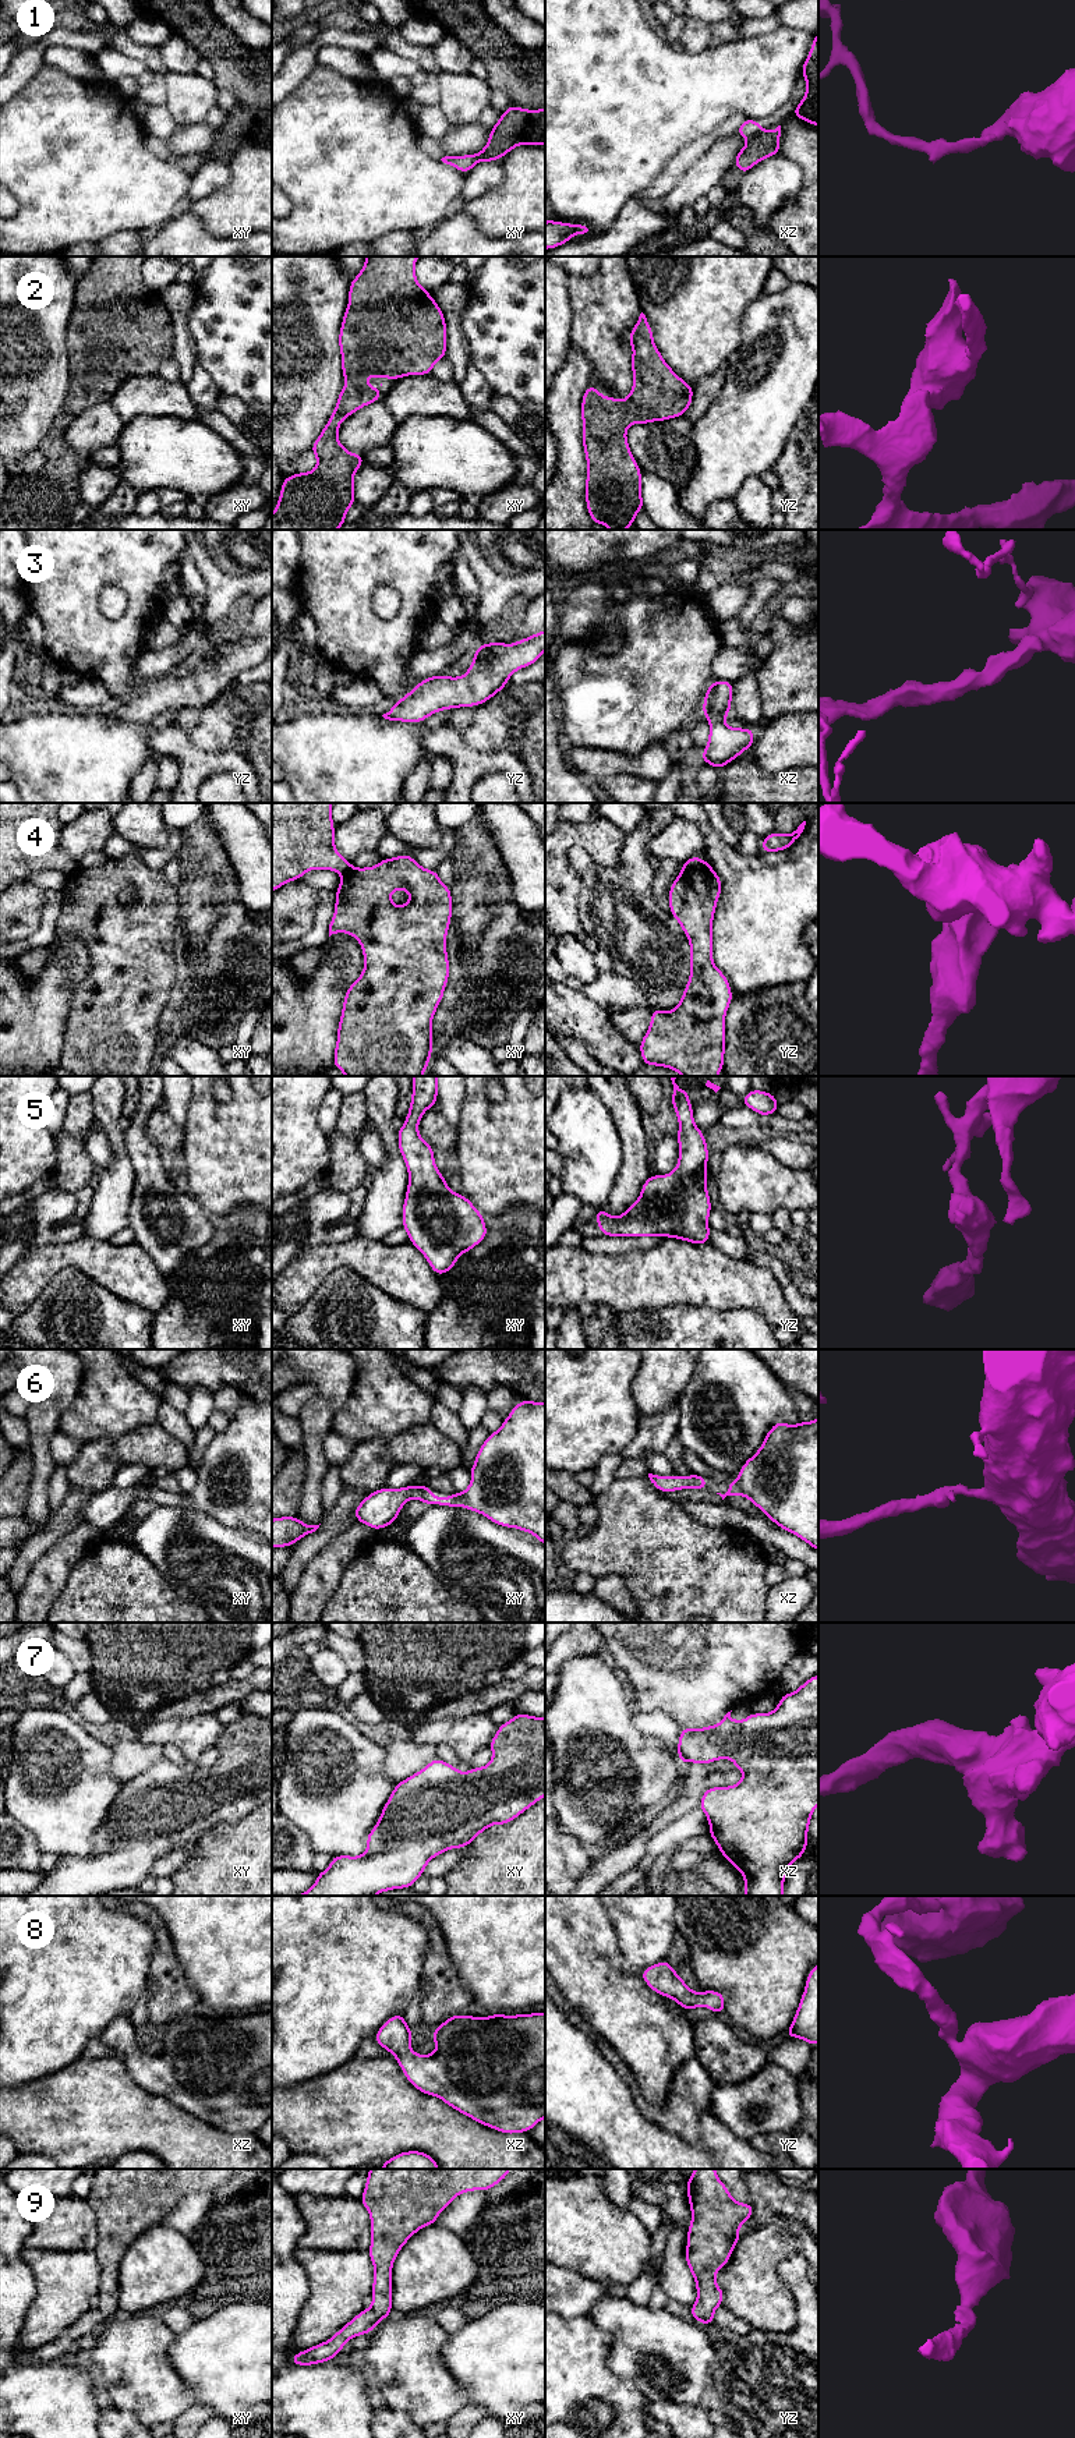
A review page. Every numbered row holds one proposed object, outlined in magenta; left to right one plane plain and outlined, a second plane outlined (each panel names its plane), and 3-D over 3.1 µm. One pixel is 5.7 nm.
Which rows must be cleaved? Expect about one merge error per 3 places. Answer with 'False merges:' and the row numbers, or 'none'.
False merges: 1, 4

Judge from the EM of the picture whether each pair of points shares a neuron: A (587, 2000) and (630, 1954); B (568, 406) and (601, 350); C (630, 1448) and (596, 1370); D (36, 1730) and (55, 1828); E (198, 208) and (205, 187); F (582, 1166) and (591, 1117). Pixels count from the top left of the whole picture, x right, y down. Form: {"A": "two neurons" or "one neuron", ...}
{"A": "two neurons", "B": "two neurons", "C": "two neurons", "D": "one neuron", "E": "two neurons", "F": "one neuron"}

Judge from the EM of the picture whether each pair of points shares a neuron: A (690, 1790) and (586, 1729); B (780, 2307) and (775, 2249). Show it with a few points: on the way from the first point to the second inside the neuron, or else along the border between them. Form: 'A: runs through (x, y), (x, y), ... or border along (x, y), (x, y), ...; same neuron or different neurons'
A: border along (683, 1772), (681, 1779); different neurons
B: runs through (768, 2293), (768, 2263); same neuron

